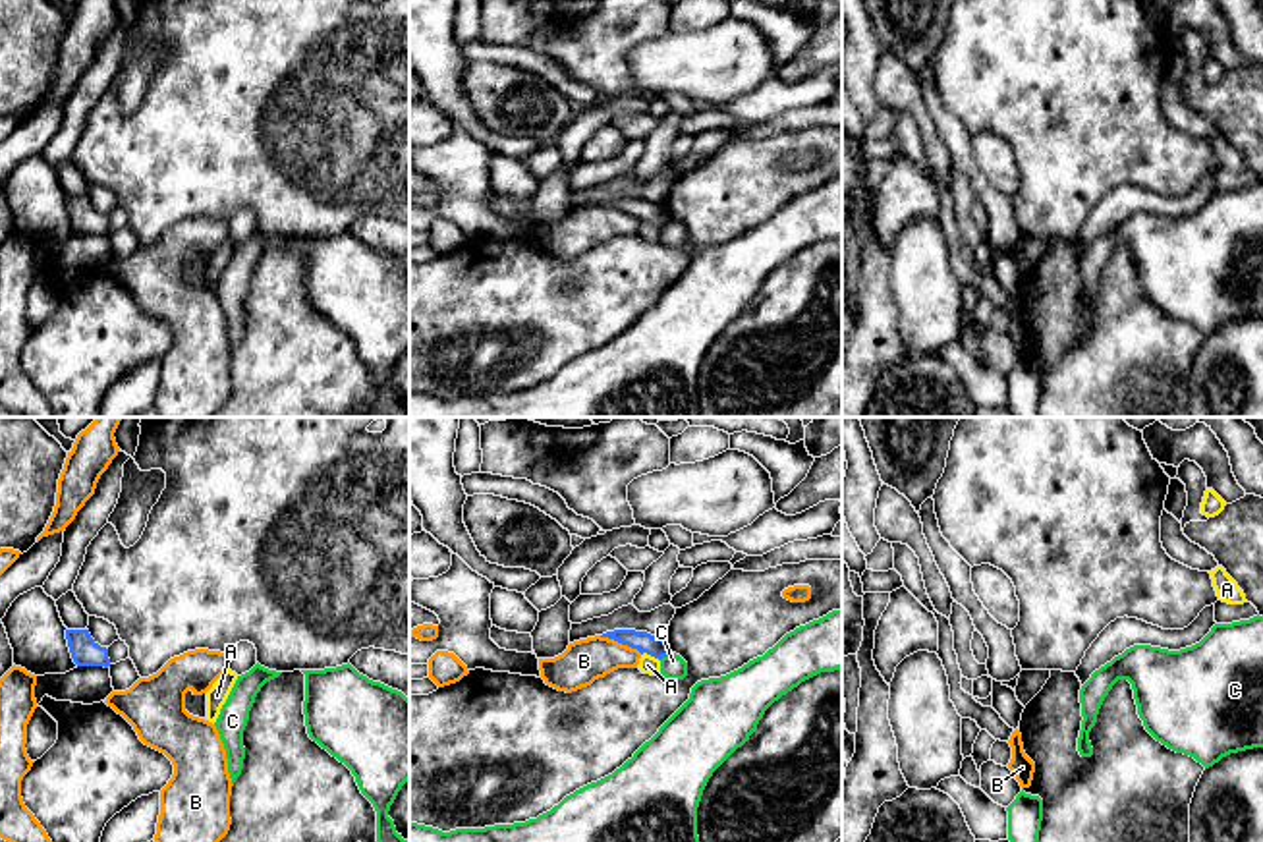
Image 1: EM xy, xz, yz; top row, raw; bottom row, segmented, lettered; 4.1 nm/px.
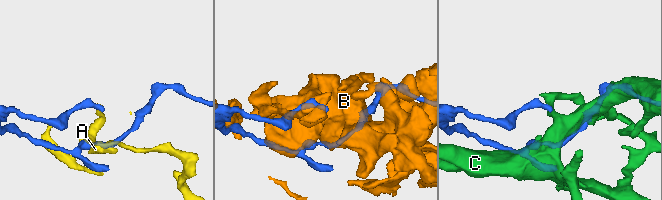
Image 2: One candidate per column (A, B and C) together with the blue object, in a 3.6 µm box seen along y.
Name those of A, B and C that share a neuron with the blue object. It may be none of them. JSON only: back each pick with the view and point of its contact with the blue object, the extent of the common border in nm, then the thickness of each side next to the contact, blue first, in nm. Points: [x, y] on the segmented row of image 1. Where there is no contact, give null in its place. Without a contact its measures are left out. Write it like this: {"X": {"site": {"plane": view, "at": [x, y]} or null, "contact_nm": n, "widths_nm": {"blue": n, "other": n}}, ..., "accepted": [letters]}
{"accepted": []}

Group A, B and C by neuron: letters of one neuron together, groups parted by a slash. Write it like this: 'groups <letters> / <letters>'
groups A / B / C

